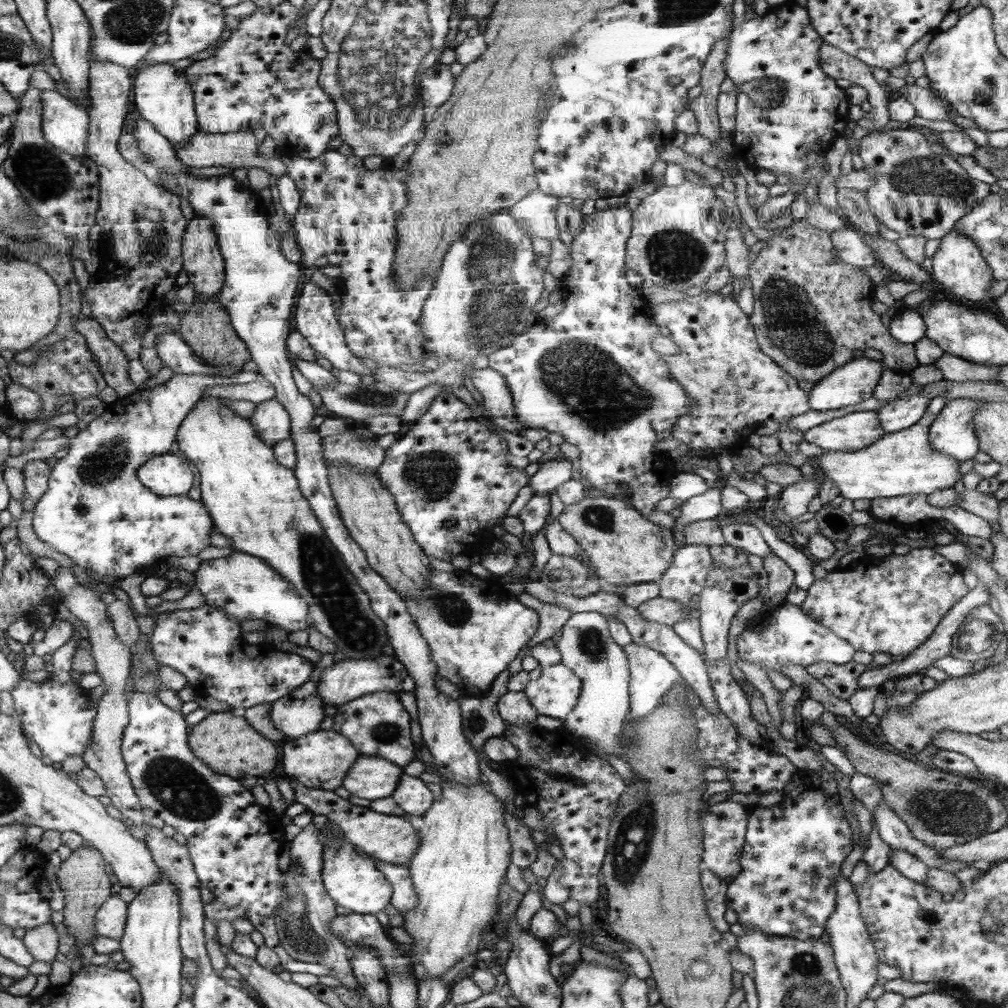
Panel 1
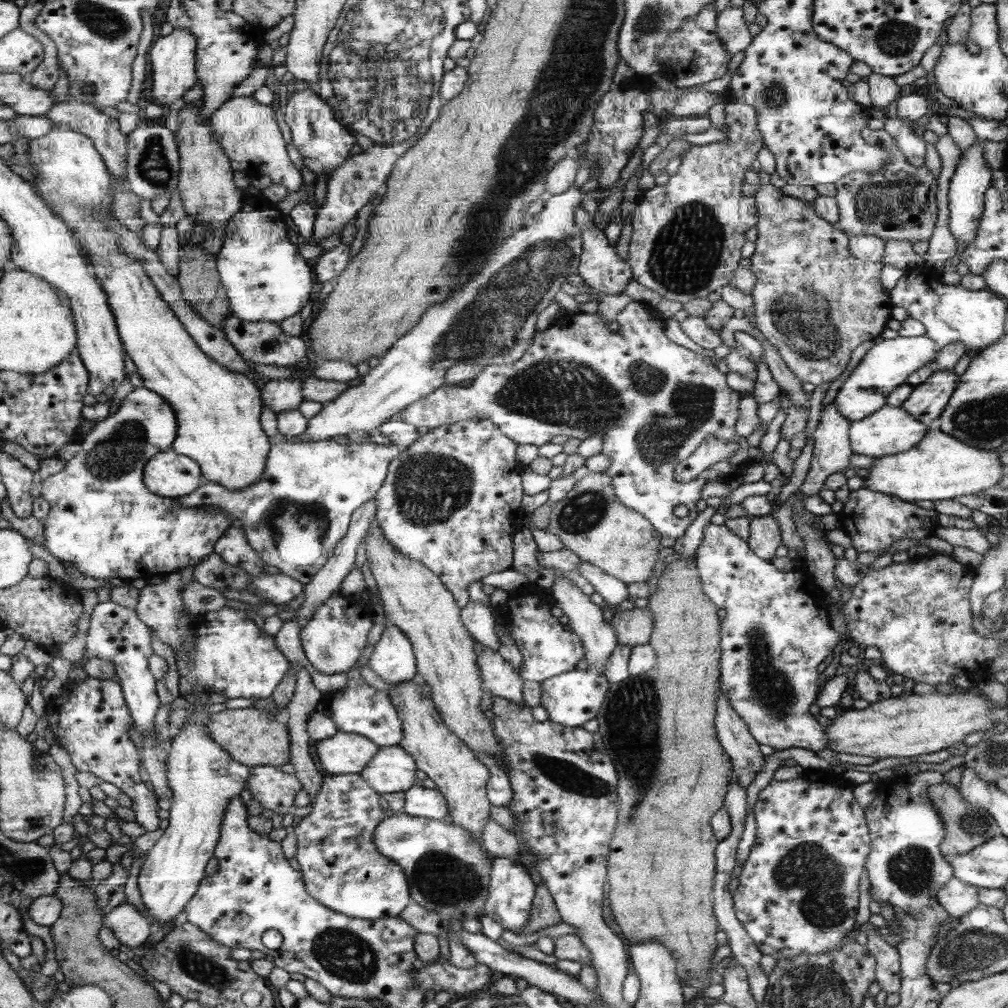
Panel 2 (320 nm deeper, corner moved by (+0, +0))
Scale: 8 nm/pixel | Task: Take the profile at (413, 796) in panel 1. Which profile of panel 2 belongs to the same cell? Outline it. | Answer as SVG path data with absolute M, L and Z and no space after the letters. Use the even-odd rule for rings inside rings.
M420 784L405 792L403 812L442 821L449 817L449 803L438 789L424 788Z

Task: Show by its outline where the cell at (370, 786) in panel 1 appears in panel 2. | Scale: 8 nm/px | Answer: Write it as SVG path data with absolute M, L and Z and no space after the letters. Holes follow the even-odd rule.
M400 744L381 747L377 756L360 772L374 790L382 793L406 792L416 782L416 764Z

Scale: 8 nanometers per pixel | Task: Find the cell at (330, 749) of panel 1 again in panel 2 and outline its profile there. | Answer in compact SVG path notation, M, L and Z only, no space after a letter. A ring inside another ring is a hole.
M340 732L316 743L316 758L331 775L358 774L377 756L377 742L361 734Z

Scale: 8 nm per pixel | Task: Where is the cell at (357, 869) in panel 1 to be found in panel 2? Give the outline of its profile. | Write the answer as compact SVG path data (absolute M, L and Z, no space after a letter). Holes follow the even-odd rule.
M360 773L324 776L309 813L295 827L297 852L294 858L300 864L305 889L324 906L352 918L376 920L398 917L408 908L412 899L412 887L405 870L383 855L373 838L374 829L387 817L380 806L380 797L381 794L370 787Z

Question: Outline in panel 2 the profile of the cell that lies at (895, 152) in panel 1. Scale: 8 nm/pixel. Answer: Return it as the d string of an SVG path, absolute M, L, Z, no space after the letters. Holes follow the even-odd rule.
M862 129L861 135L871 145L881 145L887 150L888 159L879 172L852 172L835 182L836 194L832 197L839 210L837 226L848 234L870 234L884 240L906 240L911 243L928 240L933 235L937 221L937 178L926 166L912 167L899 152L893 136L884 129Z

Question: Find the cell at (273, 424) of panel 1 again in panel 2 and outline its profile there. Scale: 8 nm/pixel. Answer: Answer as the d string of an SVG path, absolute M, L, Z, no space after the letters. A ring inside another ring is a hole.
M298 377L291 379L276 379L262 383L261 398L266 407L274 412L298 409L300 403L305 400L302 394L303 381Z

